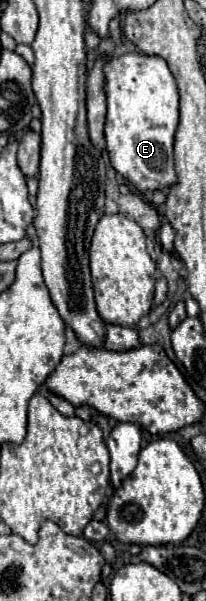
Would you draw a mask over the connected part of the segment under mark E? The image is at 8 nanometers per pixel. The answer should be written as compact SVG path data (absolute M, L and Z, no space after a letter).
M127 53L105 65L107 121L105 139L111 165L139 193L169 189L177 183L173 163L173 135L179 123L179 95L175 79L161 57Z

